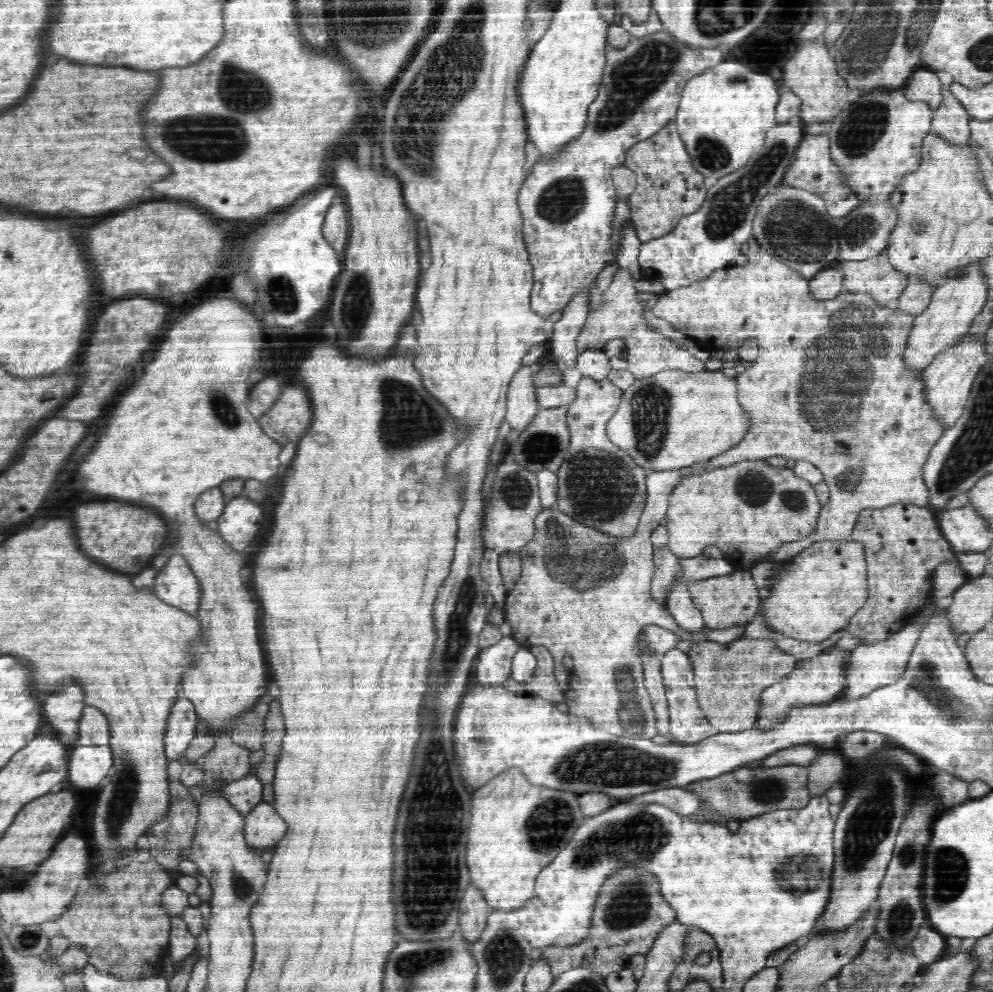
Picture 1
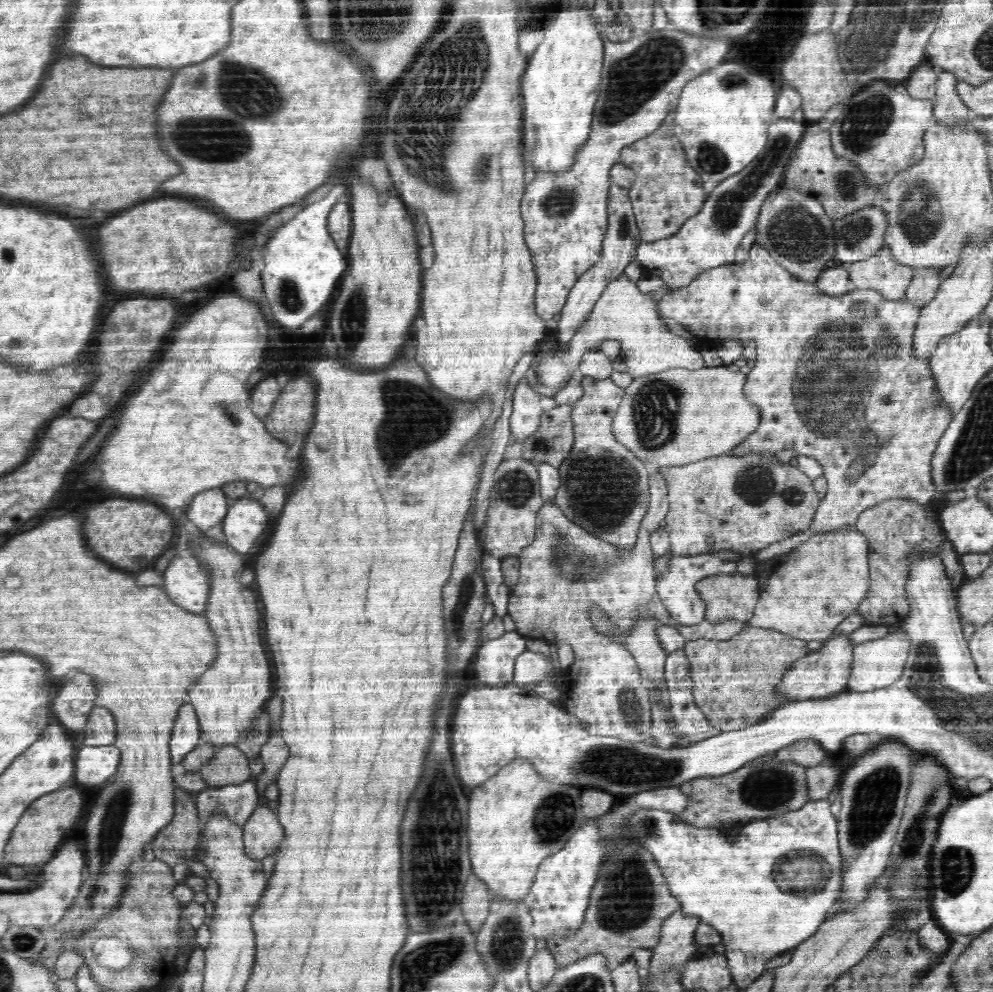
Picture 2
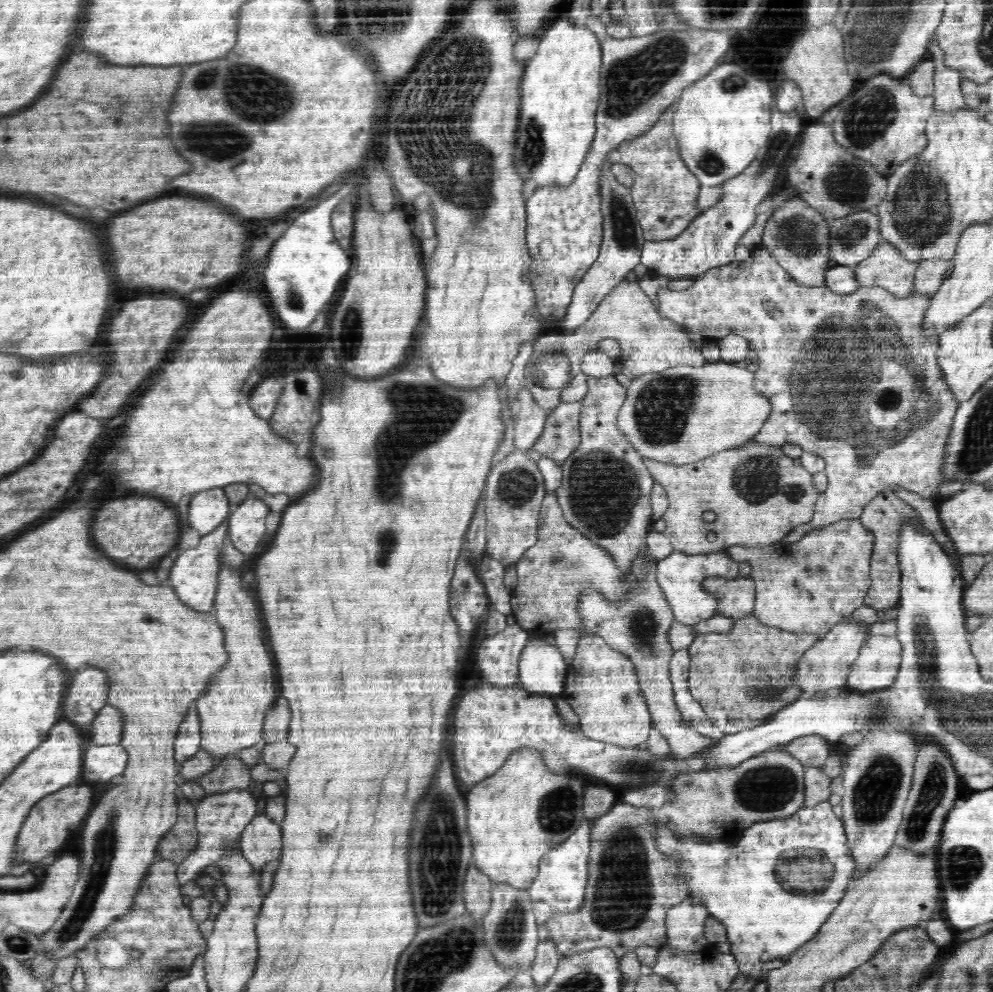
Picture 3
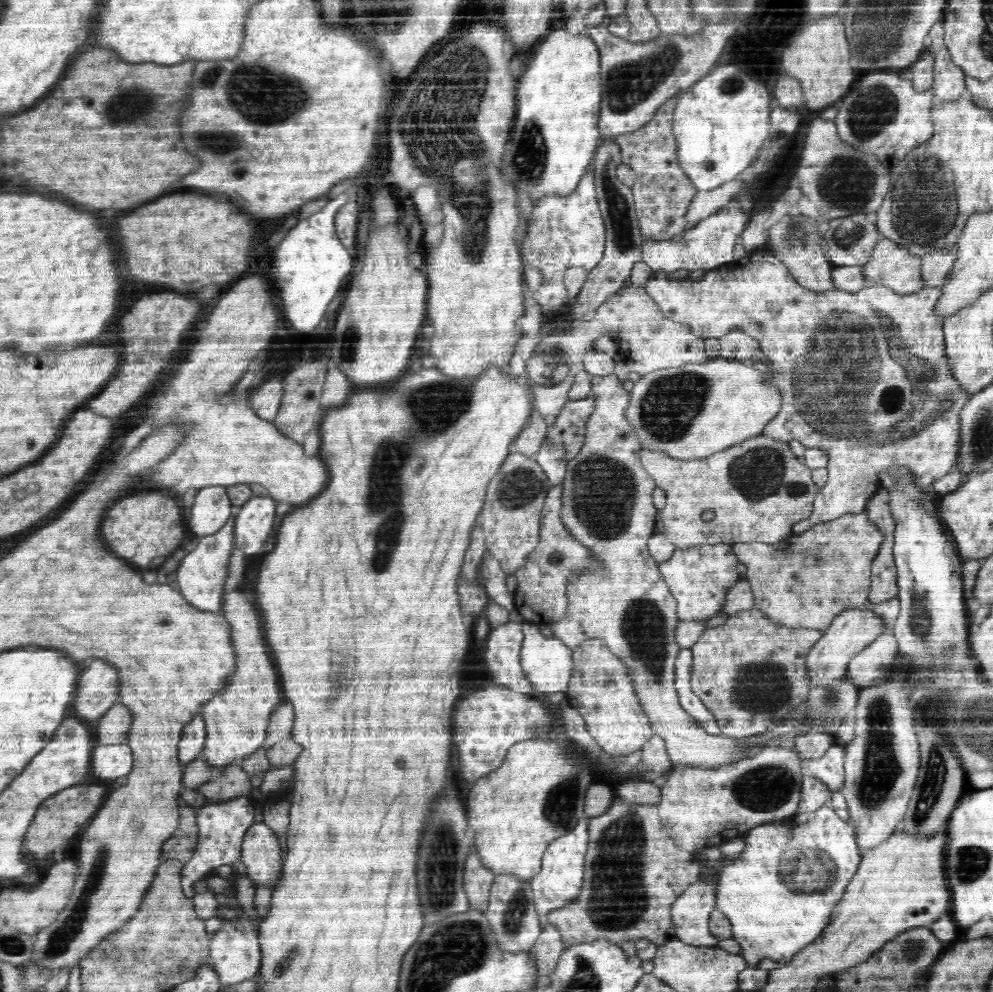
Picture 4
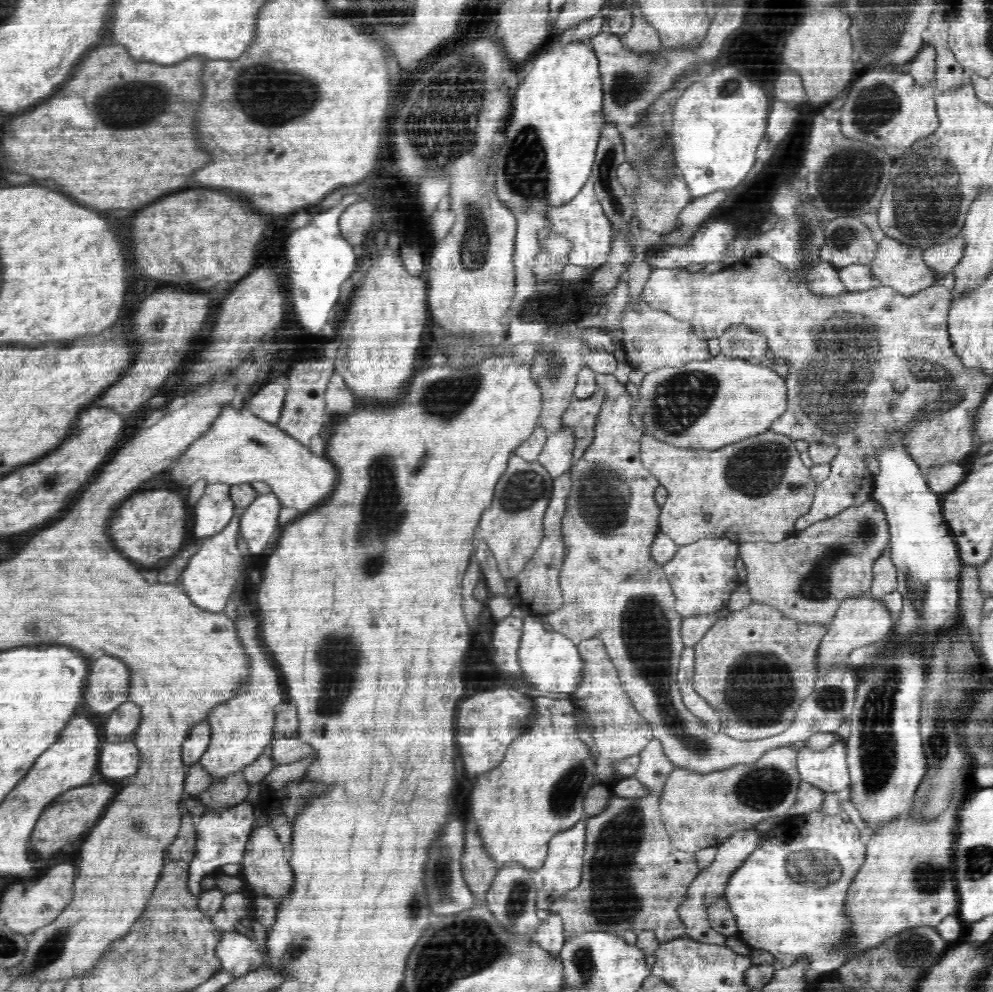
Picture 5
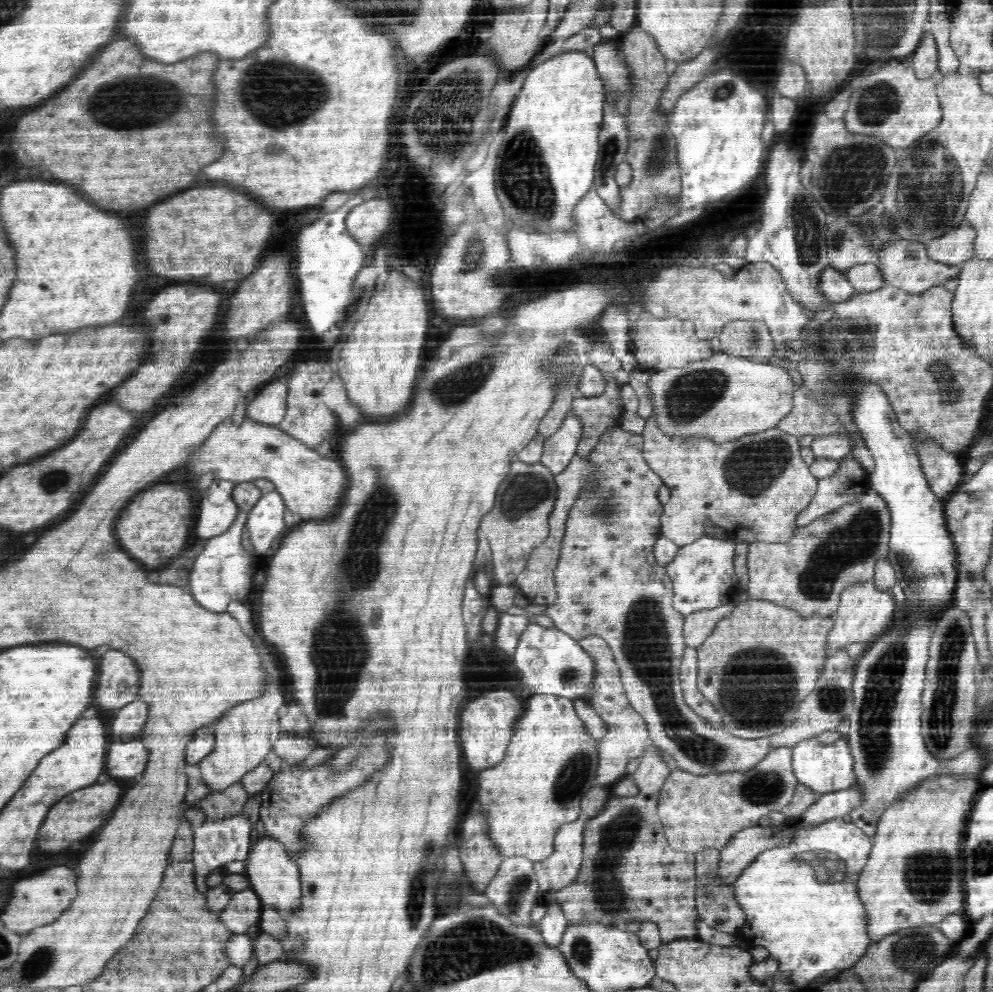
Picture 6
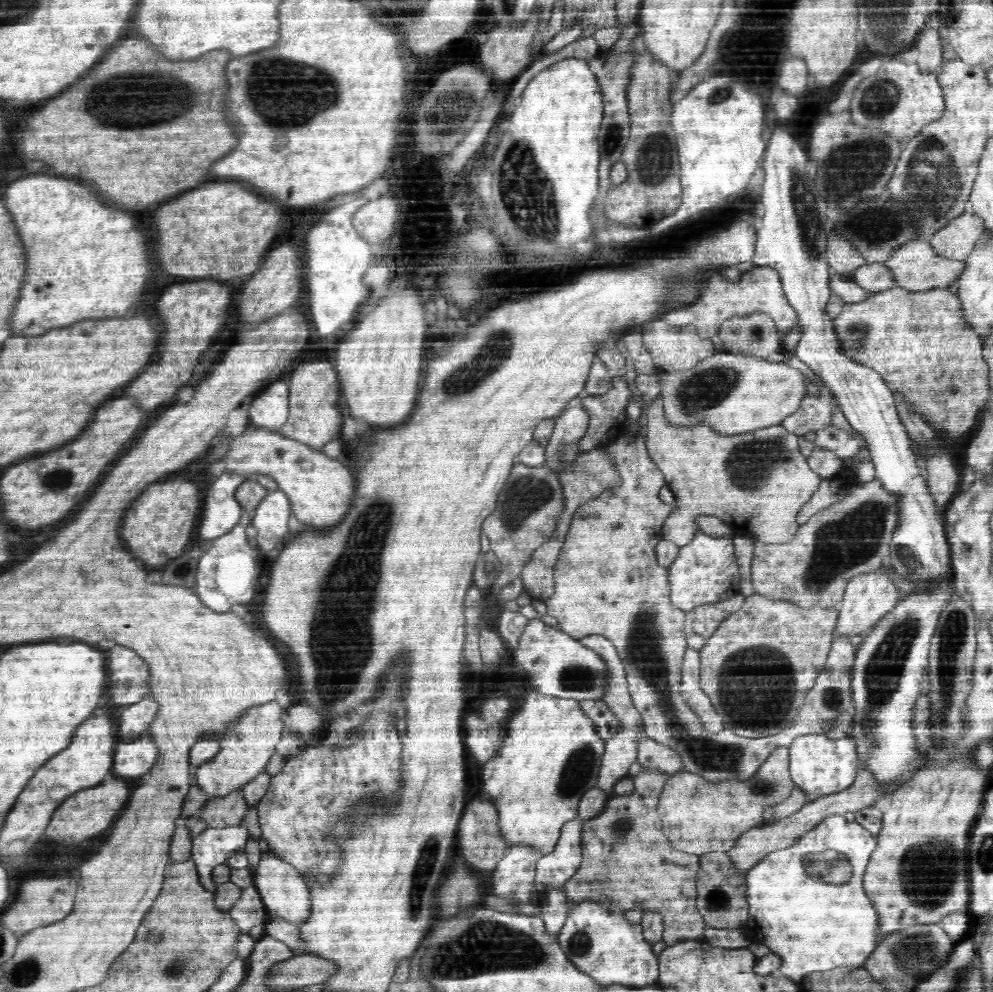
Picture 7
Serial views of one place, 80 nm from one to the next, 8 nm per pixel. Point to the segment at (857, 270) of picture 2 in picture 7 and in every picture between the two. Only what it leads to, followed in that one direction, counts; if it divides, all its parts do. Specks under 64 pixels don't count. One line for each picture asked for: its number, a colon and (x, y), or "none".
3: (887, 267)
4: (893, 265)
5: (901, 266)
6: (906, 264)
7: (917, 266)

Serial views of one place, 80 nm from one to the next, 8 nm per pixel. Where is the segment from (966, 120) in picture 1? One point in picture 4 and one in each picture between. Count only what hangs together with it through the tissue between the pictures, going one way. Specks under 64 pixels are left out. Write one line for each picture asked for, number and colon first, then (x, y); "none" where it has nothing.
2: (949, 107)
3: (948, 82)
4: (949, 82)

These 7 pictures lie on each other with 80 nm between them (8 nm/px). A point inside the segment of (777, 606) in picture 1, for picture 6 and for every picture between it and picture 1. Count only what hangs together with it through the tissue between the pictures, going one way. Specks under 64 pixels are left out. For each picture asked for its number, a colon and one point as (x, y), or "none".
2: (807, 592)
3: (805, 586)
4: (804, 580)
5: (806, 575)
6: (809, 573)

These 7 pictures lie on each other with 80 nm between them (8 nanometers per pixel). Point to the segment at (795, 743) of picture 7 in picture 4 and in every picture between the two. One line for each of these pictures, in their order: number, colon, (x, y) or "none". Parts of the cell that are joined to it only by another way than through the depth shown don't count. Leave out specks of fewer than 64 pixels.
4: (829, 769)
5: (828, 769)
6: (825, 768)

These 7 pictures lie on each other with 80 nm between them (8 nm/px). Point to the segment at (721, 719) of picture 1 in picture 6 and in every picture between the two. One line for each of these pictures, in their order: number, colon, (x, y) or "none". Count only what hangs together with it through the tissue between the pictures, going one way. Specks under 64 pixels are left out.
2: (735, 682)
3: (744, 677)
4: (752, 672)
5: (755, 666)
6: (760, 662)

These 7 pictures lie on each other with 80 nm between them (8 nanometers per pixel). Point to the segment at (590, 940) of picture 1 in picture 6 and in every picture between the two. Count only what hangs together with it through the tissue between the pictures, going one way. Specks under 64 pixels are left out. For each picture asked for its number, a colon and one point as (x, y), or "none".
2: (632, 897)
3: (632, 880)
4: (634, 872)
5: (633, 879)
6: (629, 870)

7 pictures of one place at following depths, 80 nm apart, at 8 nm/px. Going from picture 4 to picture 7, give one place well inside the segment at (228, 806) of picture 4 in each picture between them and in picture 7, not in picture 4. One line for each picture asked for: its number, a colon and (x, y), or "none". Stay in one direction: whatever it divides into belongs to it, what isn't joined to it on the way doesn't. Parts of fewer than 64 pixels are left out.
5: (221, 838)
6: (215, 844)
7: (213, 847)

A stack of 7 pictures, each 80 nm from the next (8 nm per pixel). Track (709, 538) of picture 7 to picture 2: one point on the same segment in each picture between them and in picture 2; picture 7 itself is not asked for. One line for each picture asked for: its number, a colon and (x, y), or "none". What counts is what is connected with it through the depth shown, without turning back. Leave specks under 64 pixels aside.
2: (676, 587)
3: (682, 574)
4: (700, 576)
5: (703, 575)
6: (702, 573)

